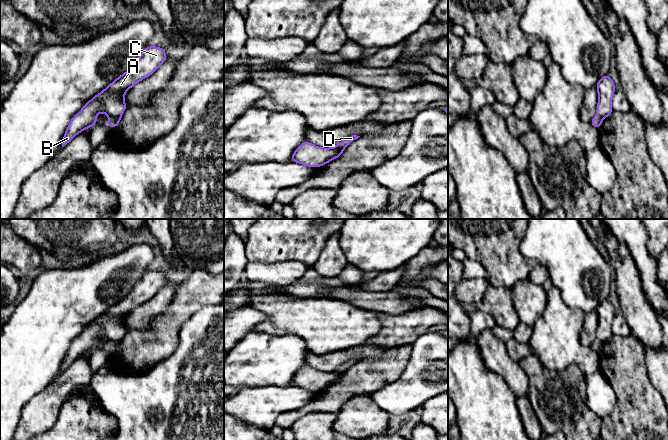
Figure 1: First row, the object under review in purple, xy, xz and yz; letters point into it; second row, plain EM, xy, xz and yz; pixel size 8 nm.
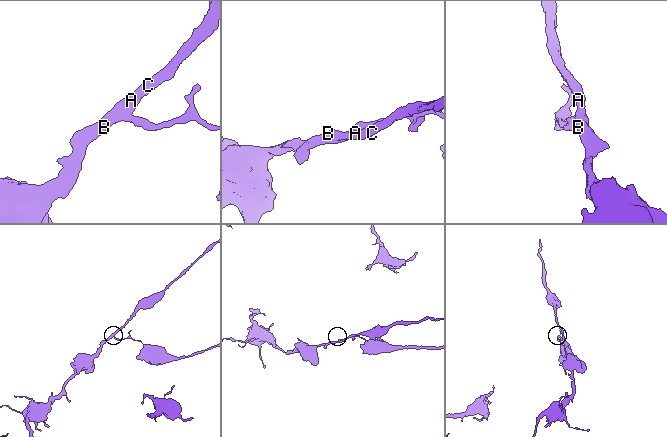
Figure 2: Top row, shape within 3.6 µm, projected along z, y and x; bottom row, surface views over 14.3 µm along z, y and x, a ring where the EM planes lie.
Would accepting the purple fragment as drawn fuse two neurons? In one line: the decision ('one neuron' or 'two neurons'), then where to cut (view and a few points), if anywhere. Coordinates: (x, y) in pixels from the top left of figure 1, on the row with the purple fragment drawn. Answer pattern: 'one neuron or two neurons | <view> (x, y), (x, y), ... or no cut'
two neurons | xy (120, 115), (109, 119)

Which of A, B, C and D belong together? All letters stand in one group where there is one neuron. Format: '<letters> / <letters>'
A B C / D

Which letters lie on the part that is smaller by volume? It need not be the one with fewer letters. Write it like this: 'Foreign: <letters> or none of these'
Foreign: D

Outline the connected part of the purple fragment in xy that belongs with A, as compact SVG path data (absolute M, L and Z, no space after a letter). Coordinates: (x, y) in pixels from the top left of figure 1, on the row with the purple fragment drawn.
M146 47L127 72L94 96L71 119L62 139L62 147L79 132L95 126L99 112L104 112L109 119L122 116L127 108L124 101L125 93L137 82L152 75L166 59L166 52L162 47Z

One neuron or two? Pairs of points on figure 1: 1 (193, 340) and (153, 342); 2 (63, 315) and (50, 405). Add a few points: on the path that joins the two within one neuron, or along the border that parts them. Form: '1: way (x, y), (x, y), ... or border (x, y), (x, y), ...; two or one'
1: border (187, 319), (180, 328), (177, 348), (164, 360); two
2: border (61, 370), (36, 394); two

